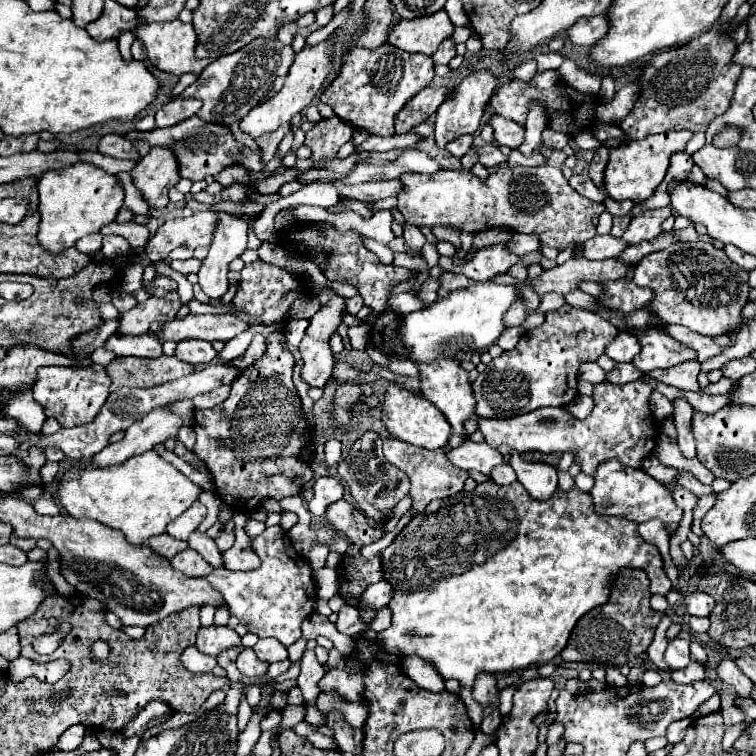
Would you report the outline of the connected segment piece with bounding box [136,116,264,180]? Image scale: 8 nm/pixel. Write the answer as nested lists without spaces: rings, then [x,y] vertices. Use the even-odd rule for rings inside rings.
[[[192,116],[184,122],[168,126],[168,128],[154,128],[150,132],[140,132],[140,134],[136,134],[136,138],[146,140],[152,148],[172,150],[176,156],[176,162],[178,162],[180,176],[190,178],[190,180],[204,180],[208,174],[216,176],[218,172],[222,172],[226,166],[230,166],[234,162],[244,164],[248,170],[254,170],[254,172],[262,172],[262,168],[264,168],[264,164],[260,162],[260,154],[252,154],[244,144],[238,144],[226,126],[204,122],[198,116]],[[156,130],[158,130],[158,140],[156,140]]]

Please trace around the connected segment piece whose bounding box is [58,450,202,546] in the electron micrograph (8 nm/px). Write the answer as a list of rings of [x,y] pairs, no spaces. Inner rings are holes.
[[[154,450],[138,454],[126,464],[108,468],[82,468],[82,462],[64,474],[60,482],[60,504],[74,518],[92,518],[100,524],[120,530],[130,544],[144,544],[150,536],[164,534],[170,520],[188,510],[202,488],[190,482],[180,470],[162,460]]]

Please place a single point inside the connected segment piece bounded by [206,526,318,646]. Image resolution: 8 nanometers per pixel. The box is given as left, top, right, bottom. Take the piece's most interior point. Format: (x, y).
(273, 600)

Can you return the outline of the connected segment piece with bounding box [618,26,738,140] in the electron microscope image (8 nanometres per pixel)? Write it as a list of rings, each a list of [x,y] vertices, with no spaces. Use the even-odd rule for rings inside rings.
[[[714,26],[682,48],[656,54],[642,70],[642,92],[630,116],[618,126],[634,140],[670,130],[706,132],[708,124],[730,108],[738,80],[726,78],[726,72],[732,66],[730,58],[734,52],[732,40]]]

